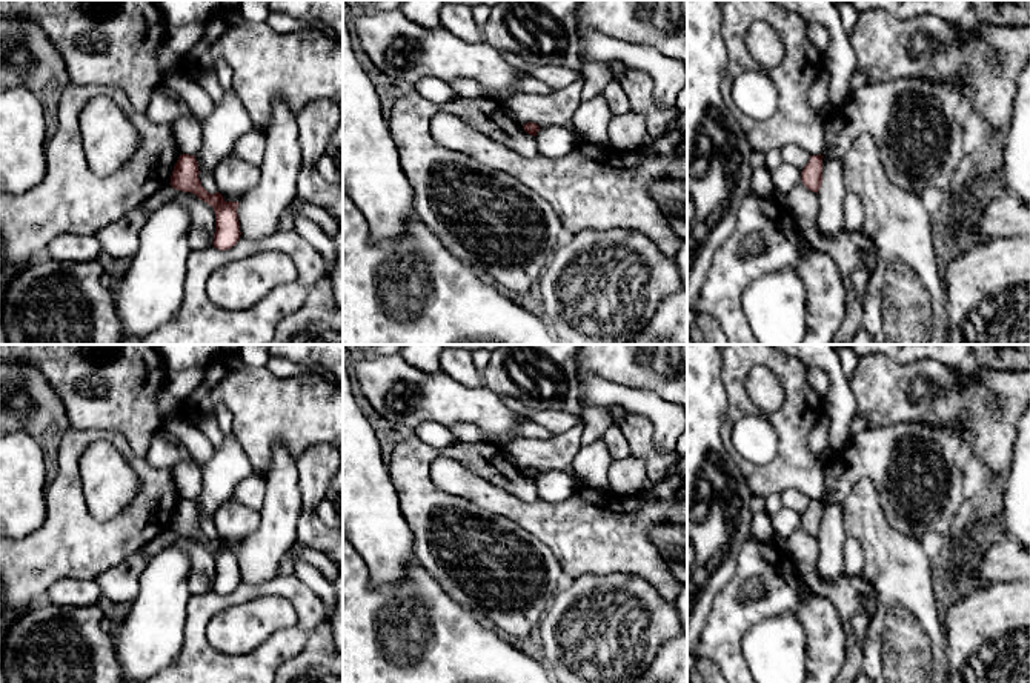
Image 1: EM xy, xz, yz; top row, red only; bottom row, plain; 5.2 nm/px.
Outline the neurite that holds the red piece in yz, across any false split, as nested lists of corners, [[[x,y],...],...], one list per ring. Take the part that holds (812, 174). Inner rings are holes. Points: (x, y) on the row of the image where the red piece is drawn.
[[[821,154],[810,155],[809,163],[801,171],[801,182],[809,191],[818,194],[822,183],[822,155]]]

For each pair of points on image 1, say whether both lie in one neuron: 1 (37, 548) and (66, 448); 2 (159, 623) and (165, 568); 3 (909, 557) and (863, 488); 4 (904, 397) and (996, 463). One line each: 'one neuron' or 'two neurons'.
1: one neuron
2: one neuron
3: one neuron
4: one neuron

